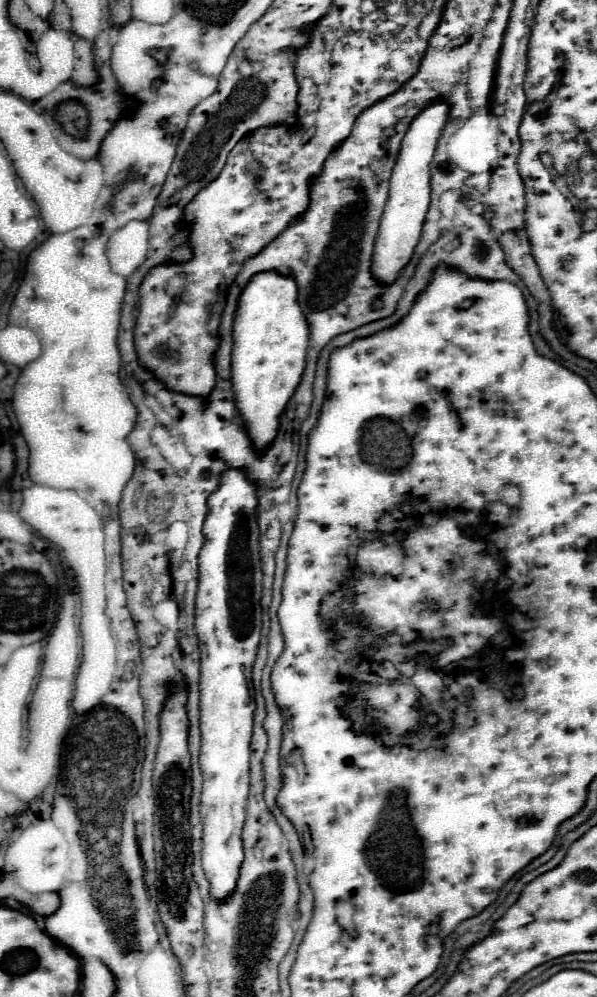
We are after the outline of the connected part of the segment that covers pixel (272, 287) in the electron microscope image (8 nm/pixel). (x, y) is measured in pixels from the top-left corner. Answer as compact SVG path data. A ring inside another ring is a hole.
M276 270L254 274L248 284L244 286L238 308L234 314L234 348L232 348L232 388L236 394L236 408L242 416L242 422L248 430L248 436L256 450L266 450L276 432L278 432L278 418L288 400L292 398L296 386L300 384L302 372L304 372L304 360L308 350L308 336L310 328L302 314L302 308L298 304L298 284L292 274L280 274Z

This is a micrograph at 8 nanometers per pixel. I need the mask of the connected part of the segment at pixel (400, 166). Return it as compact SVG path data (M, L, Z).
M438 98L436 102L428 104L408 126L402 146L394 164L394 172L390 178L390 194L388 202L380 220L380 230L374 244L374 262L372 262L372 274L382 284L392 284L400 270L410 262L414 248L420 238L420 230L428 212L430 204L430 162L434 158L436 142L440 138L440 132L448 120L450 106Z

